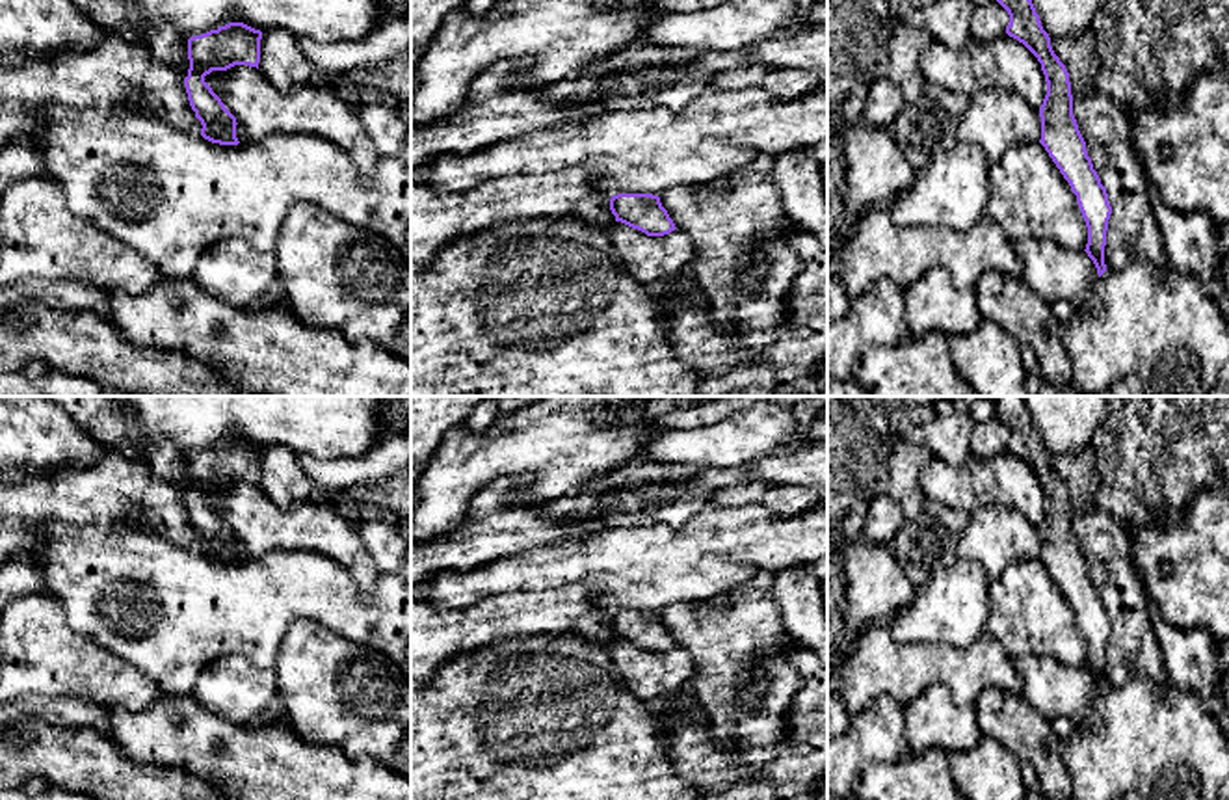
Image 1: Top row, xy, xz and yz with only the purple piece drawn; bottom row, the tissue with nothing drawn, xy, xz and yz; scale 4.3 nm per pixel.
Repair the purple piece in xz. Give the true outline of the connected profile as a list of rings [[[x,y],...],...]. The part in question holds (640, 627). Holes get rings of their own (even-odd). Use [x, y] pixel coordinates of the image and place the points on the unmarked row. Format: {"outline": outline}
{"outline": [[[653,610],[612,612],[610,627],[615,638],[638,646],[647,653],[664,653],[677,646],[660,614]]]}

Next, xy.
{"outline": [[[229,439],[188,456],[190,486],[184,495],[186,510],[195,534],[201,538],[201,553],[219,562],[238,562],[236,534],[205,499],[212,487],[227,487],[234,482],[258,486],[262,448],[244,439]]]}

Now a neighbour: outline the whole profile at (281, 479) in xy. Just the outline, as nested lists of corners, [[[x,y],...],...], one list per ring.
[[[279,445],[262,448],[258,487],[284,510],[307,502],[316,489],[299,467],[299,456]]]

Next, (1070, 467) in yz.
[[[1090,448],[1078,456],[1054,454],[1051,463],[1069,489],[1073,517],[1082,515],[1095,504],[1097,474]]]

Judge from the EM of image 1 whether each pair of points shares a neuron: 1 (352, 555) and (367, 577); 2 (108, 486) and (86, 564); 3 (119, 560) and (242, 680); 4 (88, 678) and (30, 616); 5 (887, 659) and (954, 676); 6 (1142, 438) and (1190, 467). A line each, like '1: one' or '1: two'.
1: one
2: two
3: two
4: one
5: one
6: one

